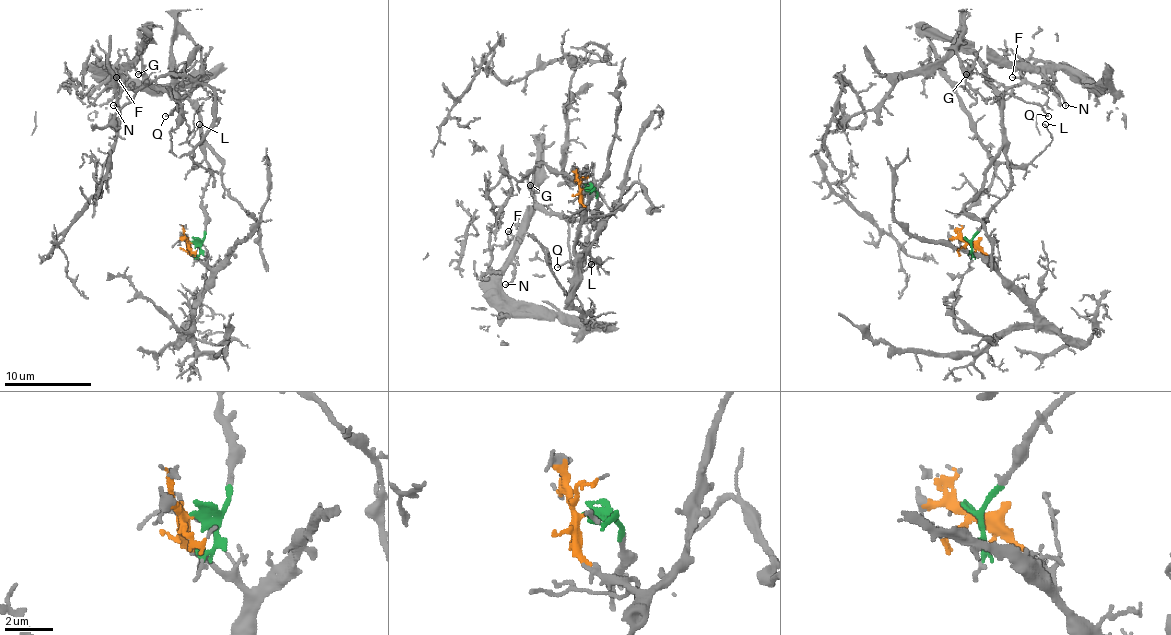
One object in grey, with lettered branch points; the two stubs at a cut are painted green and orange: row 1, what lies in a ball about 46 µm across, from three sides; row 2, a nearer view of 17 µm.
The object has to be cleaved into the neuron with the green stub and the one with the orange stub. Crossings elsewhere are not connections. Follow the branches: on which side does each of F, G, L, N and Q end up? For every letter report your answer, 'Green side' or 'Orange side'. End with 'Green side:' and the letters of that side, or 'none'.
F: Green side
G: Green side
L: Green side
N: Green side
Q: Green side
Green side: F, G, L, N, Q

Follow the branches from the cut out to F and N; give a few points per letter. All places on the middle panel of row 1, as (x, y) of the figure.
F: (583, 189), (596, 193), (600, 230), (594, 222), (550, 215), (533, 200), (531, 222), (509, 243), (509, 230)
N: (583, 189), (596, 193), (594, 222), (603, 228), (592, 222), (550, 215), (533, 200), (513, 278), (504, 285)

